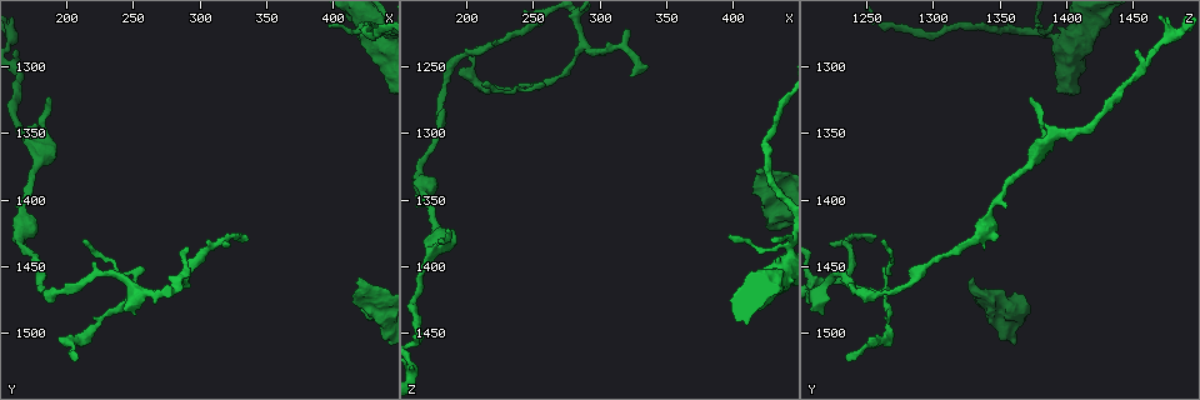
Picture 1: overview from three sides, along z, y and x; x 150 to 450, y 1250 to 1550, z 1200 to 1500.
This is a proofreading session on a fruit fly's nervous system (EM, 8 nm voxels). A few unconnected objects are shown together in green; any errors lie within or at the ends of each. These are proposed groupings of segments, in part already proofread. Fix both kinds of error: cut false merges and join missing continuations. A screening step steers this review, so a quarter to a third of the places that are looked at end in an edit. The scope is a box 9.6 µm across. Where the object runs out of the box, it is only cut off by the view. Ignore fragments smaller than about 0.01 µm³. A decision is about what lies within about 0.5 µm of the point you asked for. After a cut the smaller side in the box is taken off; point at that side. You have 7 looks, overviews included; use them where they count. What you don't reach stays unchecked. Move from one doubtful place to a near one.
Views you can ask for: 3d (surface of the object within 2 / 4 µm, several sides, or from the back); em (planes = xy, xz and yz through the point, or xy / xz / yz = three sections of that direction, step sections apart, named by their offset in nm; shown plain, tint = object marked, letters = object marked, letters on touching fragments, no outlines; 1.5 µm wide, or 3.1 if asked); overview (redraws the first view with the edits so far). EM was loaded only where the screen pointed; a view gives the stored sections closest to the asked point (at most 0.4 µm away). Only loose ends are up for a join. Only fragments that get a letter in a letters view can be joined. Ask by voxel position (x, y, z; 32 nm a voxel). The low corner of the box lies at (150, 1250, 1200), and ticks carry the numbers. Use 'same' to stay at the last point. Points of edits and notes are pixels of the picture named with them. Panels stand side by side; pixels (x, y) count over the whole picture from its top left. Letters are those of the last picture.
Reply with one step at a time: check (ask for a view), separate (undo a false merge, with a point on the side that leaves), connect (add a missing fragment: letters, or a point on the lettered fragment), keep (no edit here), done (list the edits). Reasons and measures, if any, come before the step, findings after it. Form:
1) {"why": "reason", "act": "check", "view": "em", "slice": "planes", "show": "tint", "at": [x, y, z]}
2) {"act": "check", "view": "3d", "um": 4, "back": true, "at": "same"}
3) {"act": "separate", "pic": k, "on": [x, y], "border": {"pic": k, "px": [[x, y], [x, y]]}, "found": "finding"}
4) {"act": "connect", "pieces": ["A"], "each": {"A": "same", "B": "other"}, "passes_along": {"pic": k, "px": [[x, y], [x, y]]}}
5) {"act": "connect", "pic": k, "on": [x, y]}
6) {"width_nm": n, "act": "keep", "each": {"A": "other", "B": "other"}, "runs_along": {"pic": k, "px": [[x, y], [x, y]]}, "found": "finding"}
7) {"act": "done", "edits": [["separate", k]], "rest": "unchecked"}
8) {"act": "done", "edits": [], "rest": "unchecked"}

{"act": "check", "view": "em", "slice": "planes", "show": "letters", "at": [416, 1464, 1328]}

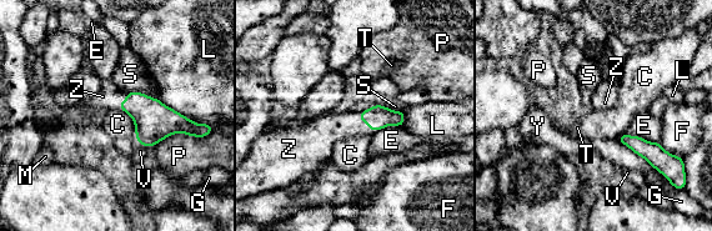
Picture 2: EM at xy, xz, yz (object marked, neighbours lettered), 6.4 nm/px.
{"act": "connect", "pieces": ["Z"], "each": {"C": "other", "E": "other", "F": "other", "G": "other", "L": "other", "M": "other", "P": "other", "S": "other", "T": "other", "V": "other", "Y": "other", "Z": "same"}, "passes_along": {"pic": 2, "px": [[377, 116], [365, 121], [327, 131]]}, "found": "it goes on there"}

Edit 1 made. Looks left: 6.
{"why": "redraw", "act": "check", "view": "overview"}

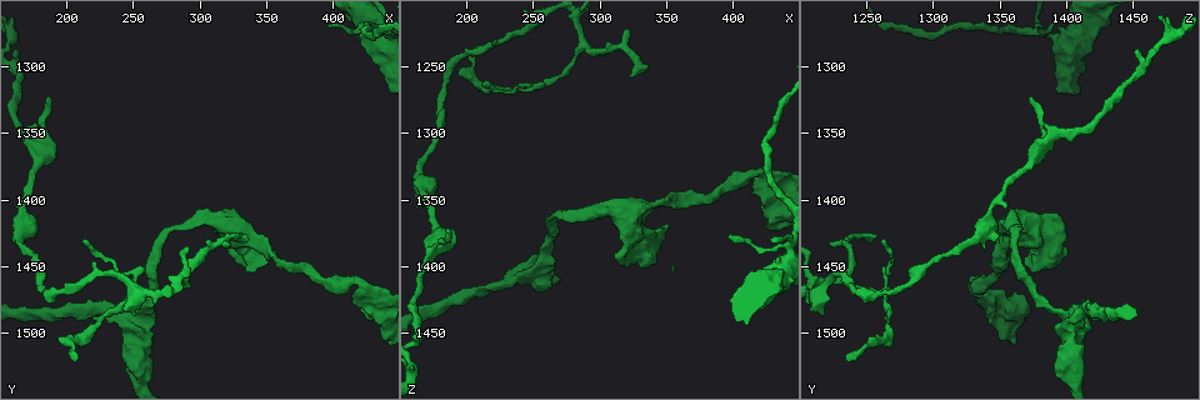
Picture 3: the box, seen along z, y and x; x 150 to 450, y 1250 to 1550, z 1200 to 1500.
{"why": "branch stops here", "act": "check", "view": "em", "slice": "xz", "step": 4, "show": "letters", "at": [322, 1430, 1256]}

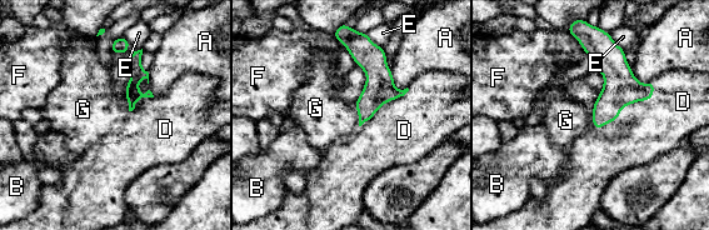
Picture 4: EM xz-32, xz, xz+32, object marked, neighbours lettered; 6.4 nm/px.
{"act": "check", "view": "em", "slice": "planes", "show": "letters", "at": "same"}

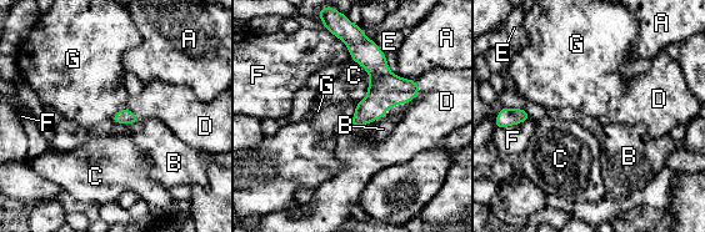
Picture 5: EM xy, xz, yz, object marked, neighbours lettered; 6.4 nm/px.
{"width_nm": 100, "act": "connect", "pieces": ["D"], "each": {"A": "other", "B": "other", "C": "other", "D": "same", "E": "other", "F": "other", "G": "other"}, "passes_along": {"pic": 5, "px": [[385, 90], [394, 105], [424, 122]]}, "found": "the neuron continues"}

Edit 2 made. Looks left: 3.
{"why": "three arms meet", "act": "check", "view": "em", "slice": "yz", "step": 8, "show": "tint", "at": [436, 1276, 1384]}

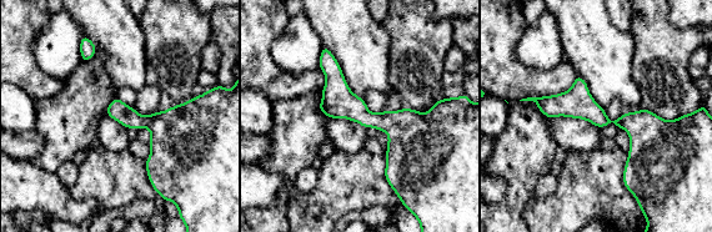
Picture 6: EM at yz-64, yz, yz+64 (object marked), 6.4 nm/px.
{"act": "check", "view": "em", "slice": "planes", "show": "letters", "at": "same"}

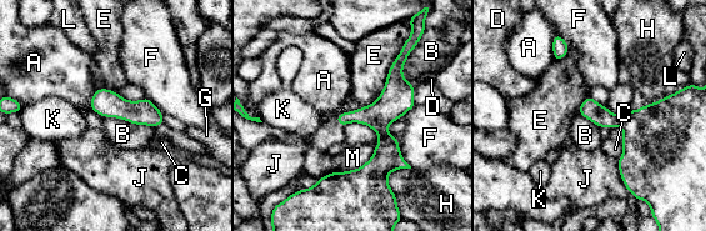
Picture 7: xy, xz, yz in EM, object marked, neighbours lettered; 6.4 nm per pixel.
{"act": "keep", "each": {"A": "other", "B": "other", "C": "other", "D": "other", "E": "other", "F": "other", "G": "other", "H": "other", "J": "other", "K": "other", "L": "other", "M": "other"}, "runs_along": {"pic": 7, "px": [[401, 58], [384, 156], [346, 189]]}, "found": "continuous, no second neuron"}

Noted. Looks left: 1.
{"act": "done", "edits": [["connect", 2], ["connect", 5]], "rest": "unchecked"}

